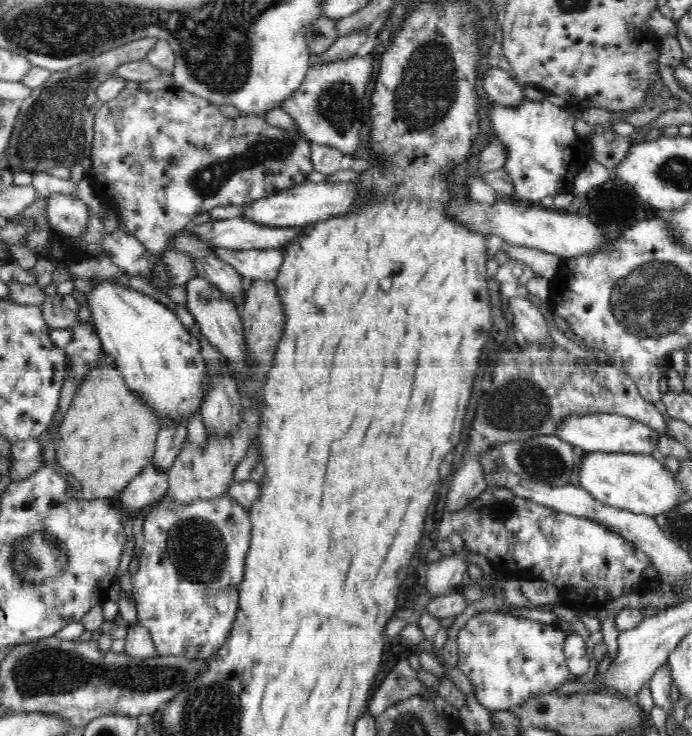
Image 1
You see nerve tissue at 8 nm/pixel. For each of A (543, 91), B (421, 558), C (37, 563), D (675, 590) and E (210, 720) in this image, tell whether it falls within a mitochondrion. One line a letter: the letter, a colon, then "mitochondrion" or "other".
A: other
B: other
C: mitochondrion
D: other
E: mitochondrion

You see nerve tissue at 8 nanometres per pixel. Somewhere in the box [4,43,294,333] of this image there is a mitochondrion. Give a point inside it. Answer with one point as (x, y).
(51, 131)

